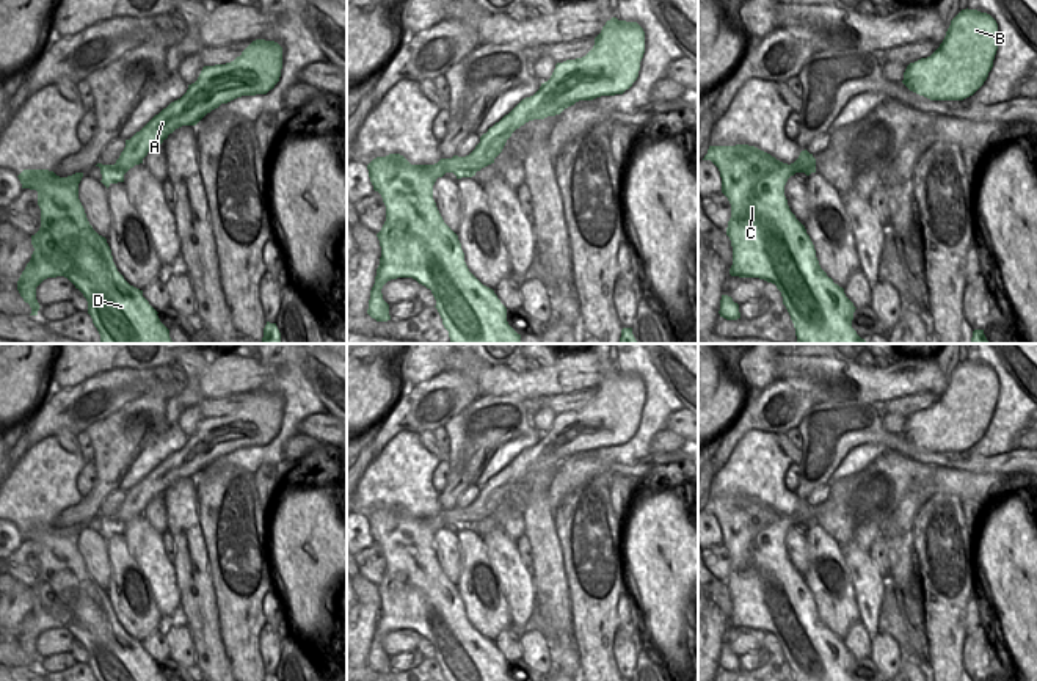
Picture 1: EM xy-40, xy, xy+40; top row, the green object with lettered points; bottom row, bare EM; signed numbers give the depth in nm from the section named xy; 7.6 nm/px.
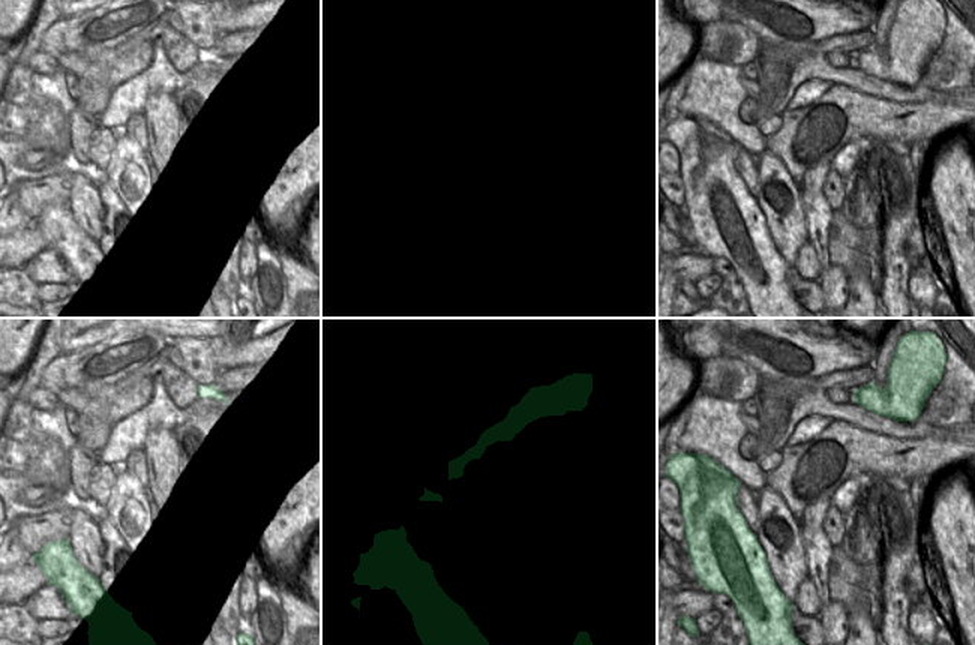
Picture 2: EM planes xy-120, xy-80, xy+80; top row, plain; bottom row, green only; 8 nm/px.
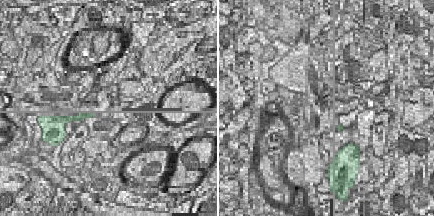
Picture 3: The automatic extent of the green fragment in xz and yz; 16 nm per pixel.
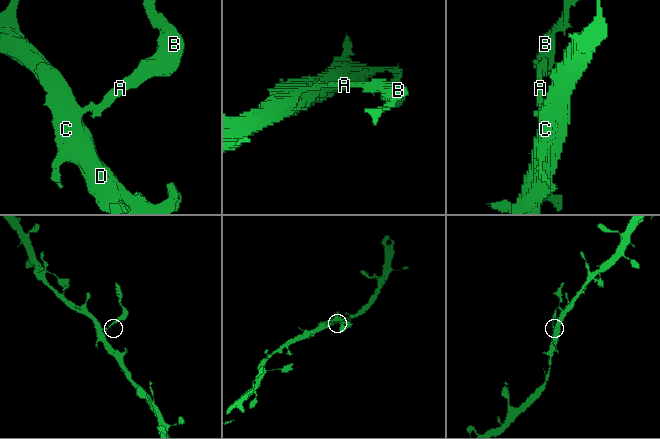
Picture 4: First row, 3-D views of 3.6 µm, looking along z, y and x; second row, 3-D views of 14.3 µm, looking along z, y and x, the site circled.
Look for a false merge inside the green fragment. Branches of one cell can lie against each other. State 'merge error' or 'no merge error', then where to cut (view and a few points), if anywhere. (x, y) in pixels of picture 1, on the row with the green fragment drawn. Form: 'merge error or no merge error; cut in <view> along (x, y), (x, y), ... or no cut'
merge error; cut in xy along (438, 162), (446, 171)

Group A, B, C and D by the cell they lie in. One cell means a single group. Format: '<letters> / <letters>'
A B / C D

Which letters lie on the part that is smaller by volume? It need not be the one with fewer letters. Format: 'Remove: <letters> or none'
Remove: A, B

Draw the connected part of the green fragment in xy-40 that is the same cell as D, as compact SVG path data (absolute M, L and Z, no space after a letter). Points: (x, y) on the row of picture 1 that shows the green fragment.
M24 169L19 176L22 188L38 191L41 228L31 235L35 248L30 262L17 281L17 290L31 314L38 315L36 287L47 278L64 276L88 301L88 314L100 334L100 344L174 344L158 312L143 297L143 290L130 286L118 271L107 239L89 224L78 199L83 173L60 177L49 169Z

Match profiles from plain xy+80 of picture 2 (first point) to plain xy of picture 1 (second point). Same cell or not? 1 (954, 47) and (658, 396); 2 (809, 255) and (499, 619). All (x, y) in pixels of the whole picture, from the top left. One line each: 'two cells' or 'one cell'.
1: one cell
2: two cells

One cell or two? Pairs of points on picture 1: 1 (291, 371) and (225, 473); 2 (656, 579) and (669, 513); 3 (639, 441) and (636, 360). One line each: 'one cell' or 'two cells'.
1: one cell
2: one cell
3: one cell

